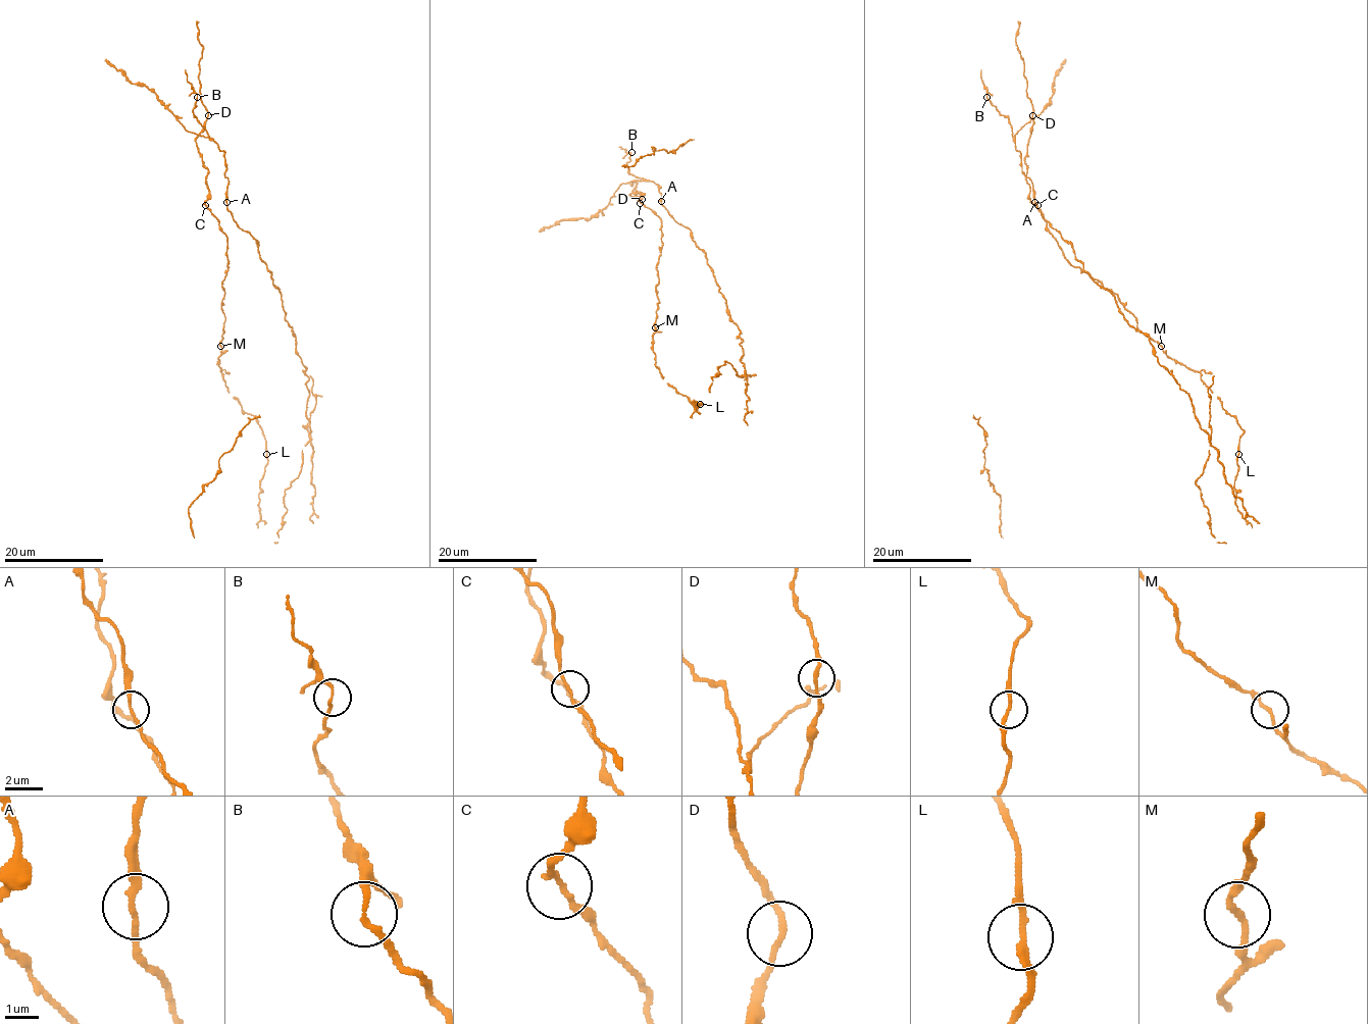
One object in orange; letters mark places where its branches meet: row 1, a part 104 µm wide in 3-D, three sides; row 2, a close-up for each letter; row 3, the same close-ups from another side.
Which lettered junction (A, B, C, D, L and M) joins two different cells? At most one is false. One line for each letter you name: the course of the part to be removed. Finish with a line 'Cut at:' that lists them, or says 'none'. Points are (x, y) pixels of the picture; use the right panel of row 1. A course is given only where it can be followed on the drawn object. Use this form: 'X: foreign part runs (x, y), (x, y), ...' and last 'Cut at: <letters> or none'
Cut at: none

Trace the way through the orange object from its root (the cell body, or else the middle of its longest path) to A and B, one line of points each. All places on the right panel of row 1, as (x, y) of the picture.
A: (1015, 136), (1015, 148), (1020, 153), (1023, 174), (1032, 183), (1034, 202)
B: (1015, 136), (1010, 120), (986, 97)

